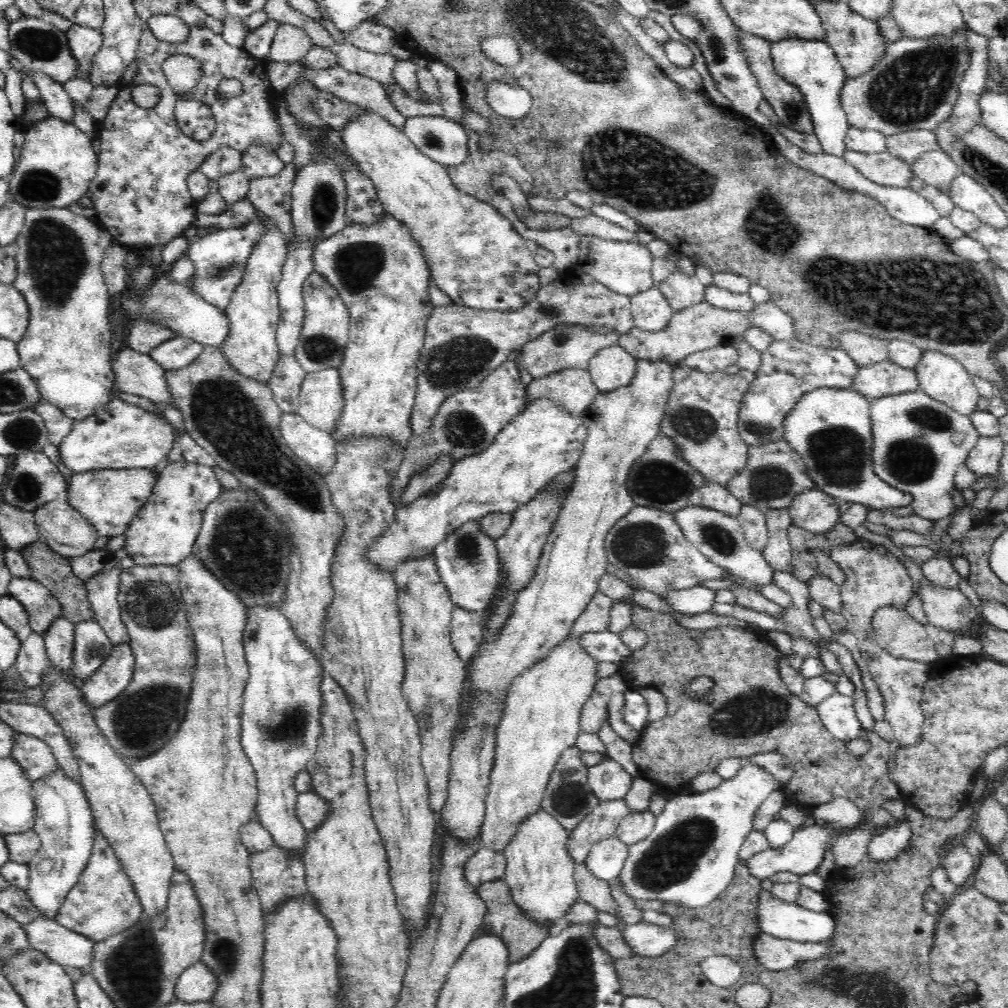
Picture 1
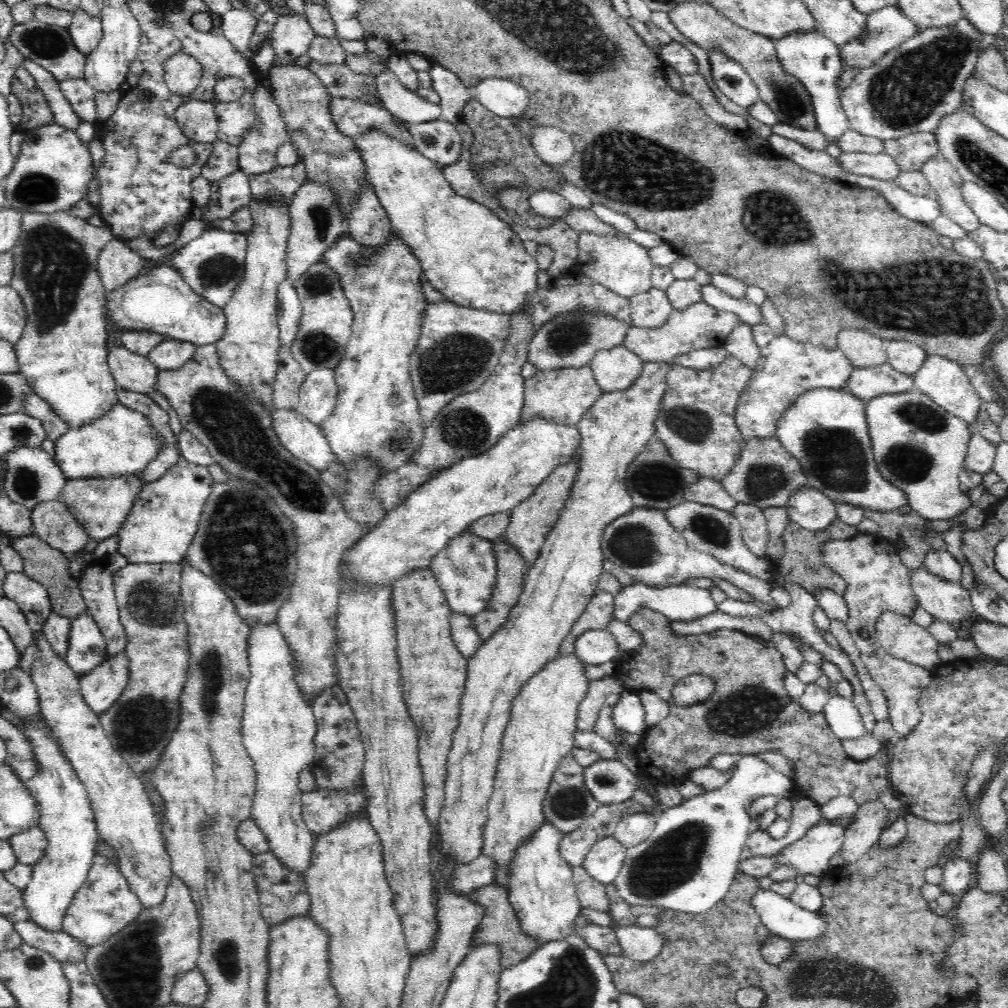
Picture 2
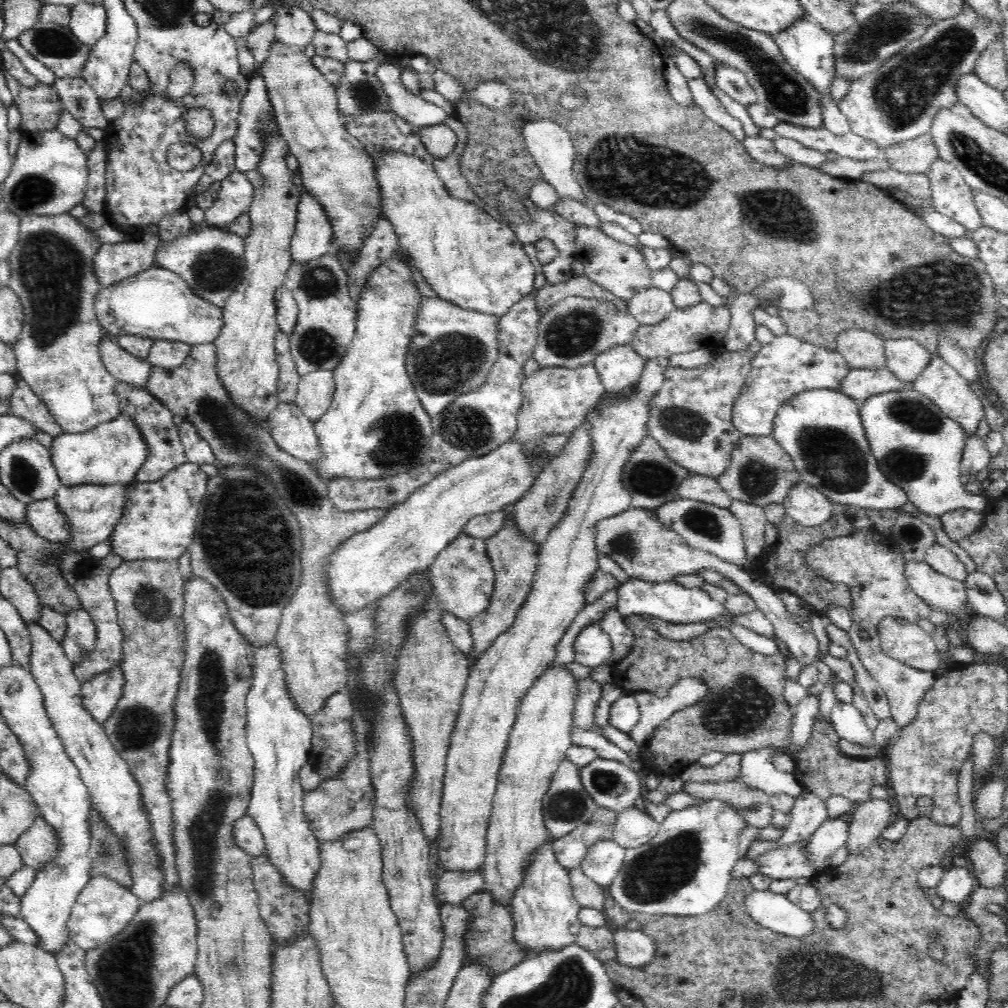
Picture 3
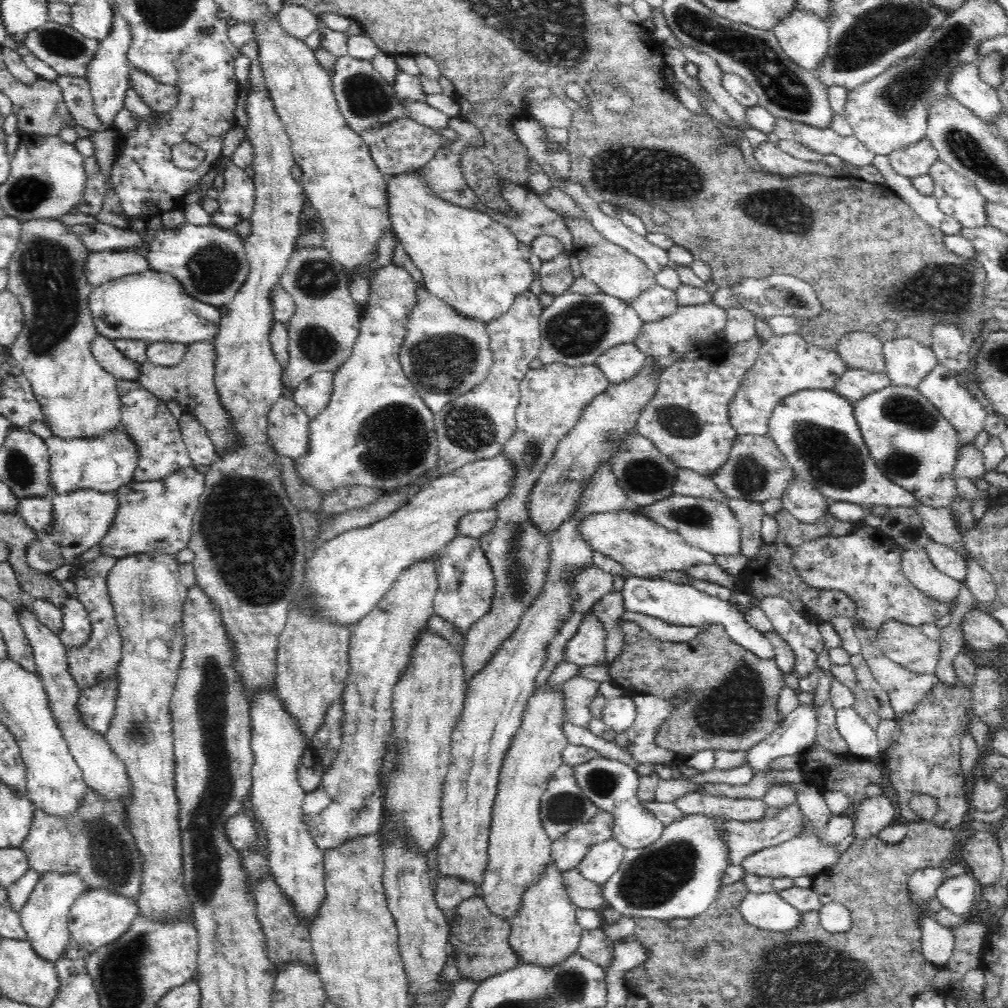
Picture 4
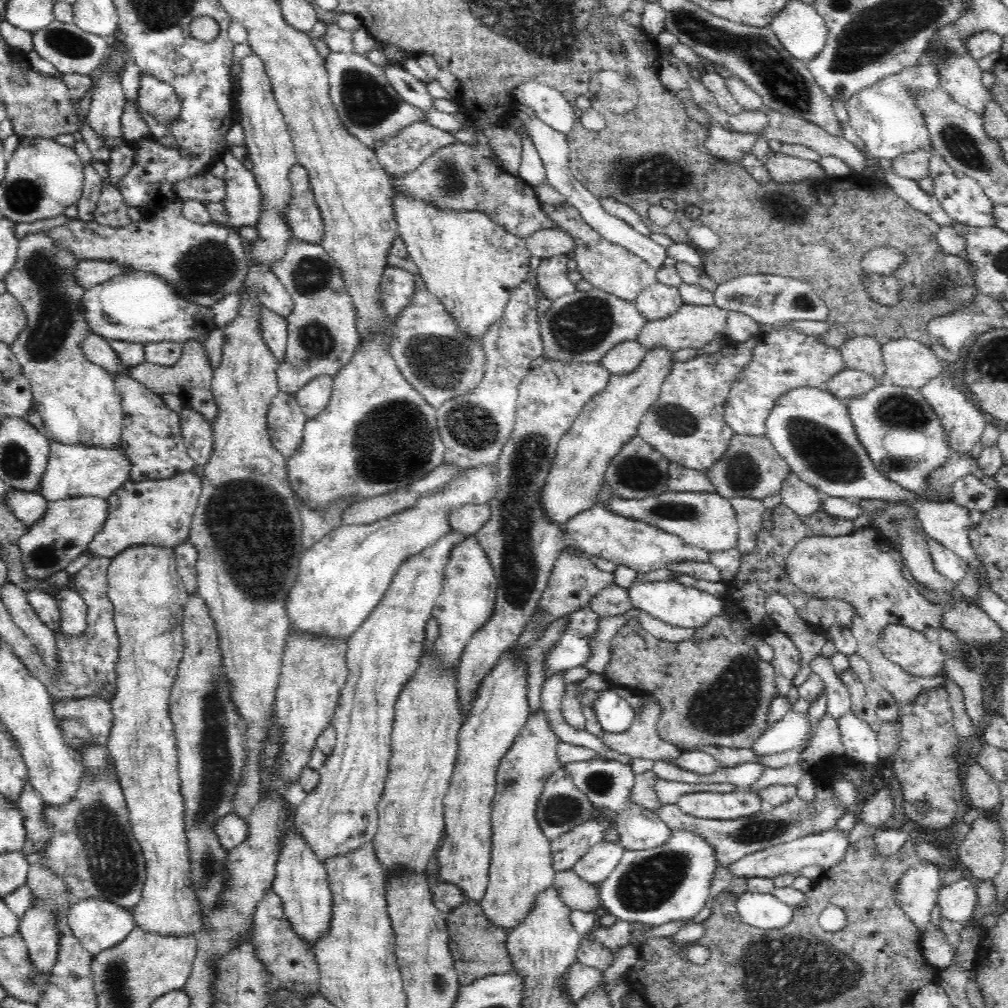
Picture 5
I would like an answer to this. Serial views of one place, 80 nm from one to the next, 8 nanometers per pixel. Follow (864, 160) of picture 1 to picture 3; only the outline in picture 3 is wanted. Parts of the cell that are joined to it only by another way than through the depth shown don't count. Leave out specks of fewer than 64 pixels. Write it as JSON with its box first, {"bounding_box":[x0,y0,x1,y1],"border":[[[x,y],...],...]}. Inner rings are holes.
{"bounding_box":[819,157,889,179],"border":[[[838,157],[838,160],[826,159],[820,166],[819,170],[824,174],[829,174],[834,178],[839,179],[857,179],[866,171],[877,171],[878,169],[887,169],[889,164],[887,160],[874,158],[874,160],[866,160],[860,162],[859,160],[852,160],[851,158]]]}

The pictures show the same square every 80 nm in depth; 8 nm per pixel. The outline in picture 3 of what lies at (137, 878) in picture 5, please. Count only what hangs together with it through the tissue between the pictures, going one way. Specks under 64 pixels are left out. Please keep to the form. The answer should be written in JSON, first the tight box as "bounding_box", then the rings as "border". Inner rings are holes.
{"bounding_box":[15,807,135,890],"border":[[[90,807],[85,822],[89,824],[89,845],[85,856],[89,858],[90,879],[106,877],[108,881],[114,881],[122,888],[131,890],[135,878],[124,837],[120,837],[112,829],[112,825],[108,825],[101,811],[94,807]],[[39,813],[32,826],[16,842],[15,847],[20,851],[26,867],[40,871],[48,862],[58,858],[62,843],[56,827],[50,825]]]}

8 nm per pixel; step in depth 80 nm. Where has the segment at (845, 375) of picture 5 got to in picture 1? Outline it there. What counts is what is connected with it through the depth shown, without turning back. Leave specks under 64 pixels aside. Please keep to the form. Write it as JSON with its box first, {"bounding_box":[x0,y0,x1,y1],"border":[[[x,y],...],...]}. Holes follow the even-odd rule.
{"bounding_box":[850,360,918,405],"border":[[[886,360],[859,368],[850,388],[872,405],[878,398],[917,391],[918,381],[914,370],[900,368]]]}

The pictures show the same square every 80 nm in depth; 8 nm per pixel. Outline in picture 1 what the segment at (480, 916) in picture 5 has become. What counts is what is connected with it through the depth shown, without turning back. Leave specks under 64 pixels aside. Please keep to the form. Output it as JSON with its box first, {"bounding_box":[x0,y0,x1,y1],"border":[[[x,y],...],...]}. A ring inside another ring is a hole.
{"bounding_box":[476,879,548,964],"border":[[[497,879],[495,882],[486,882],[476,889],[477,897],[485,902],[487,911],[483,918],[483,924],[480,928],[480,933],[489,934],[499,938],[508,949],[508,964],[516,964],[524,957],[532,954],[540,943],[548,936],[548,930],[545,926],[533,924],[521,913],[511,897],[511,890],[508,884],[502,879]]]}

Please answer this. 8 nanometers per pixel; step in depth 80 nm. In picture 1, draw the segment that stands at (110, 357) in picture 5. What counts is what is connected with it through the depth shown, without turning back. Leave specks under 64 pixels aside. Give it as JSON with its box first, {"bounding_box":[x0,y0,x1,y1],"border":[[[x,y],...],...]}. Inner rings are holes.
{"bounding_box":[111,347,184,432],"border":[[[125,347],[111,358],[116,389],[126,394],[150,398],[166,416],[166,421],[184,432],[181,414],[172,403],[165,384],[165,370],[149,355]]]}

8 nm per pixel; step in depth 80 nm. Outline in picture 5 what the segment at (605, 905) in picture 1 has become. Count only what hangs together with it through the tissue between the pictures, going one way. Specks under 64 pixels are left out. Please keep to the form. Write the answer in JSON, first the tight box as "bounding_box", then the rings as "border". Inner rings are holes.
{"bounding_box":[553,869,601,912],"border":[[[572,869],[555,872],[553,886],[561,904],[570,910],[593,912],[601,905],[598,886],[580,879]]]}

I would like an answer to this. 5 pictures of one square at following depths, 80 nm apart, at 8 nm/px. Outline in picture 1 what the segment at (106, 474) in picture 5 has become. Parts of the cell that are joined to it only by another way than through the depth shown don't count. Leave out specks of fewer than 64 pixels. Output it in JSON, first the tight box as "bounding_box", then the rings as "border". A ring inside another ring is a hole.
{"bounding_box":[58,397,175,475],"border":[[[117,397],[84,421],[76,421],[58,445],[61,464],[72,475],[96,470],[152,469],[168,456],[175,440],[173,425]]]}

